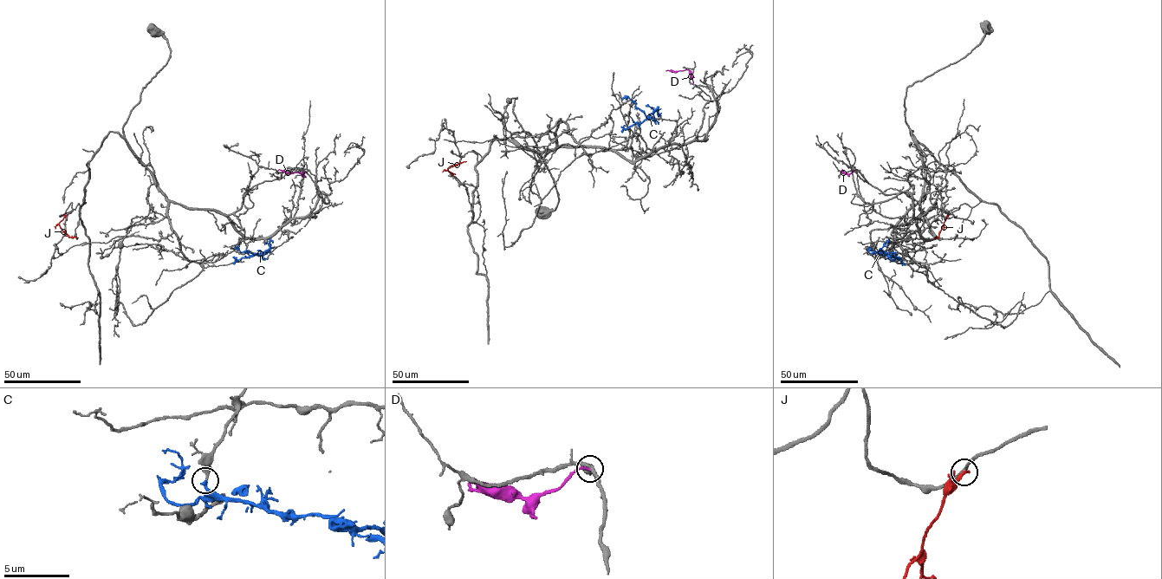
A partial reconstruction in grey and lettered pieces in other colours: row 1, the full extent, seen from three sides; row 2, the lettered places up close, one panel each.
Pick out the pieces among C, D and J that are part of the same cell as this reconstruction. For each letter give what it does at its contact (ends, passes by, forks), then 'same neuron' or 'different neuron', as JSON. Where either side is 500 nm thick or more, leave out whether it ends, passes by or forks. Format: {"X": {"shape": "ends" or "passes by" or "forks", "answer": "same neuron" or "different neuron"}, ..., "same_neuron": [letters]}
{"C": {"shape": "ends", "answer": "different neuron"}, "D": {"shape": "ends", "answer": "different neuron"}, "J": {"shape": "ends", "answer": "different neuron"}, "same_neuron": []}

